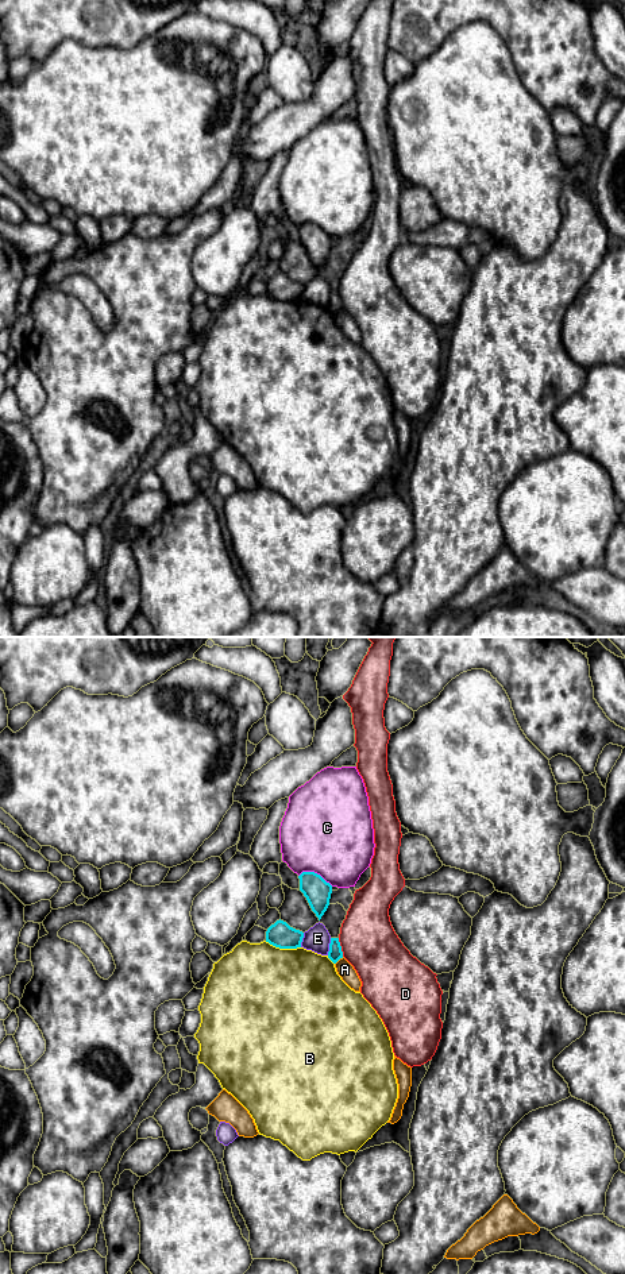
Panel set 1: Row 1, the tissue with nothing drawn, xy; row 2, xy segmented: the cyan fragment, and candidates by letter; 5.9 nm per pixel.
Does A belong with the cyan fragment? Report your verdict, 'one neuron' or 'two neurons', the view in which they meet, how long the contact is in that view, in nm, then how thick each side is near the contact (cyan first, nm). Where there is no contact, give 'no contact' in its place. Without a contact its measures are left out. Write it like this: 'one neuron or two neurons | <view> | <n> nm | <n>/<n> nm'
two neurons | xy | 70 nm | 90/100 nm

